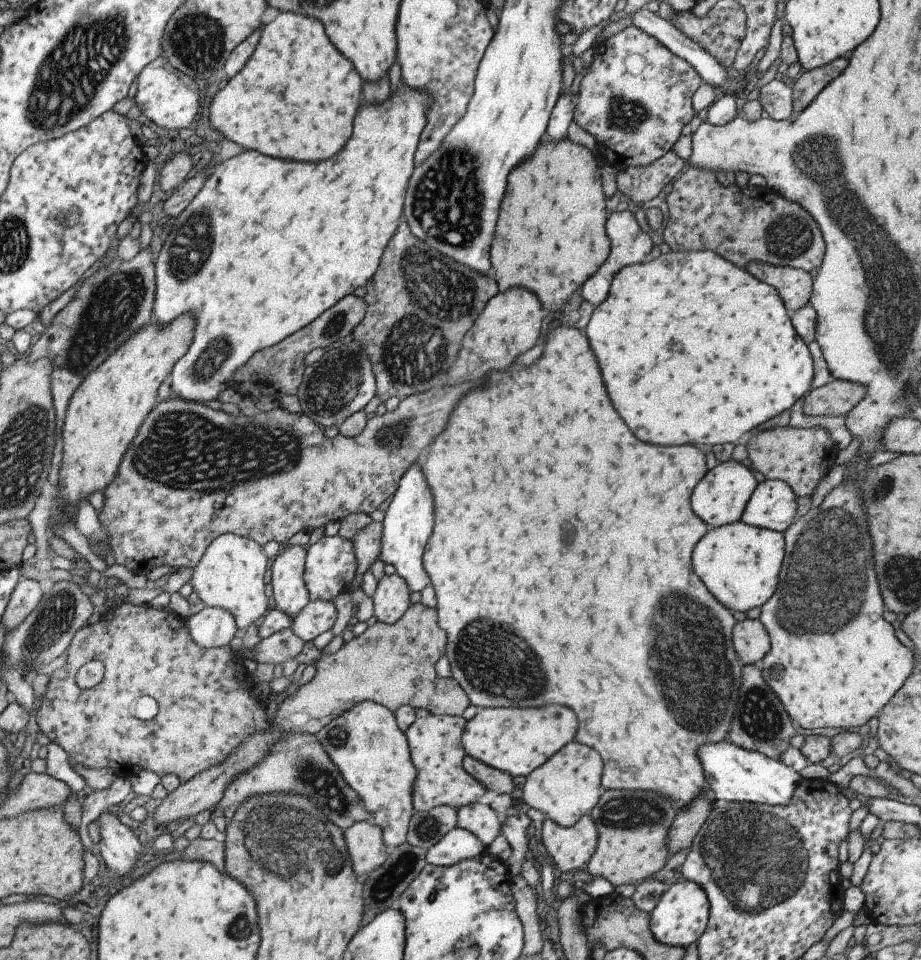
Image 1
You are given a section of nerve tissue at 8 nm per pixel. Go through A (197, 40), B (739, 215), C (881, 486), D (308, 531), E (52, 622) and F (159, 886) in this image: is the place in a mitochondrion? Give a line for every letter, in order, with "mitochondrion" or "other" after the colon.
A: mitochondrion
B: other
C: mitochondrion
D: other
E: mitochondrion
F: other

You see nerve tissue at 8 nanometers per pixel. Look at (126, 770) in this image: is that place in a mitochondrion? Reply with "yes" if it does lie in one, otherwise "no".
no

